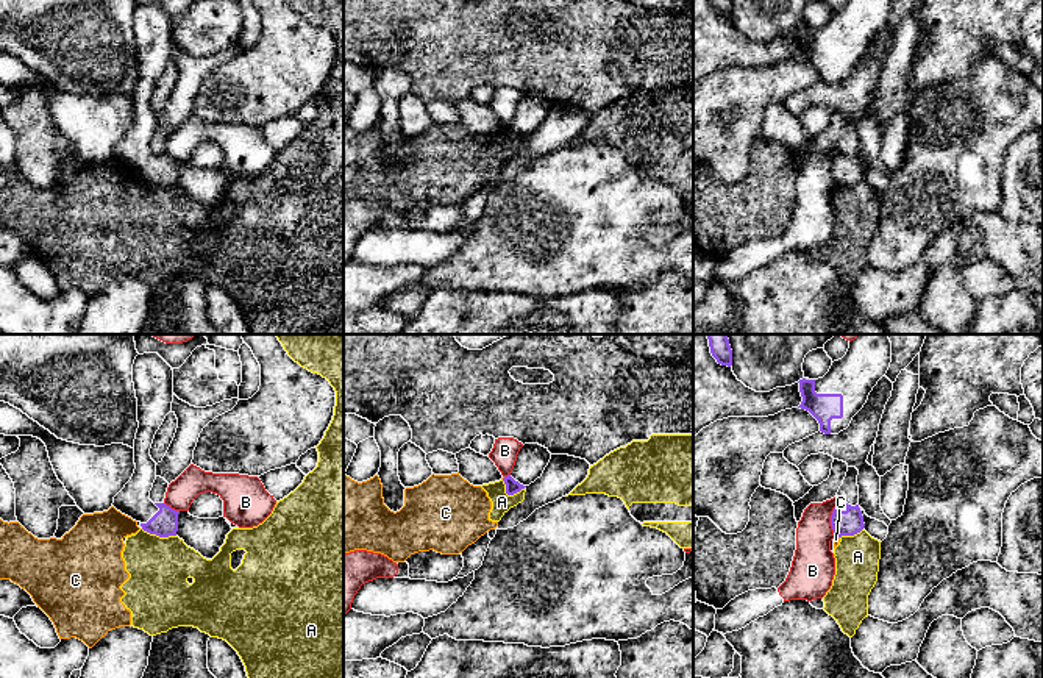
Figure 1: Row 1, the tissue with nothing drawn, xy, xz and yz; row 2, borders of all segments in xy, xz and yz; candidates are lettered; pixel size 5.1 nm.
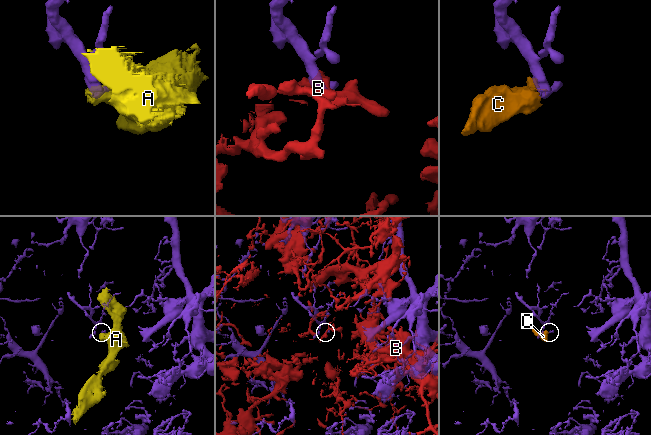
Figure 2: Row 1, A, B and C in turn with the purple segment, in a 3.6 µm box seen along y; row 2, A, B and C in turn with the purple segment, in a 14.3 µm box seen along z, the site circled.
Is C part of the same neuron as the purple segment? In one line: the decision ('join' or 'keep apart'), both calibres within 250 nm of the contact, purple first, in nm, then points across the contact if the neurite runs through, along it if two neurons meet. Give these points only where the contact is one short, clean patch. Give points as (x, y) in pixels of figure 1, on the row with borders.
keep apart; 140 nm thick on the purple side, 30 nm on the other; border along yz (836, 535), (839, 538)

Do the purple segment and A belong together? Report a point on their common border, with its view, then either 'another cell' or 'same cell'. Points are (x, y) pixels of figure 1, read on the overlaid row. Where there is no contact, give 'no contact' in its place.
contact xy (158, 535); another cell

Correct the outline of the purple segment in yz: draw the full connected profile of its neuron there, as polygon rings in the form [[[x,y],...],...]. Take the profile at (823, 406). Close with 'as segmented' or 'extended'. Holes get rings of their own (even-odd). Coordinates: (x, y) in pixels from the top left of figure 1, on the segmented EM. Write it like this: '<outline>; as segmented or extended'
[[[859,334],[823,378],[798,381],[803,397],[798,408],[818,420],[821,433],[838,434],[863,408],[890,362],[892,342],[887,334]]]; extended

